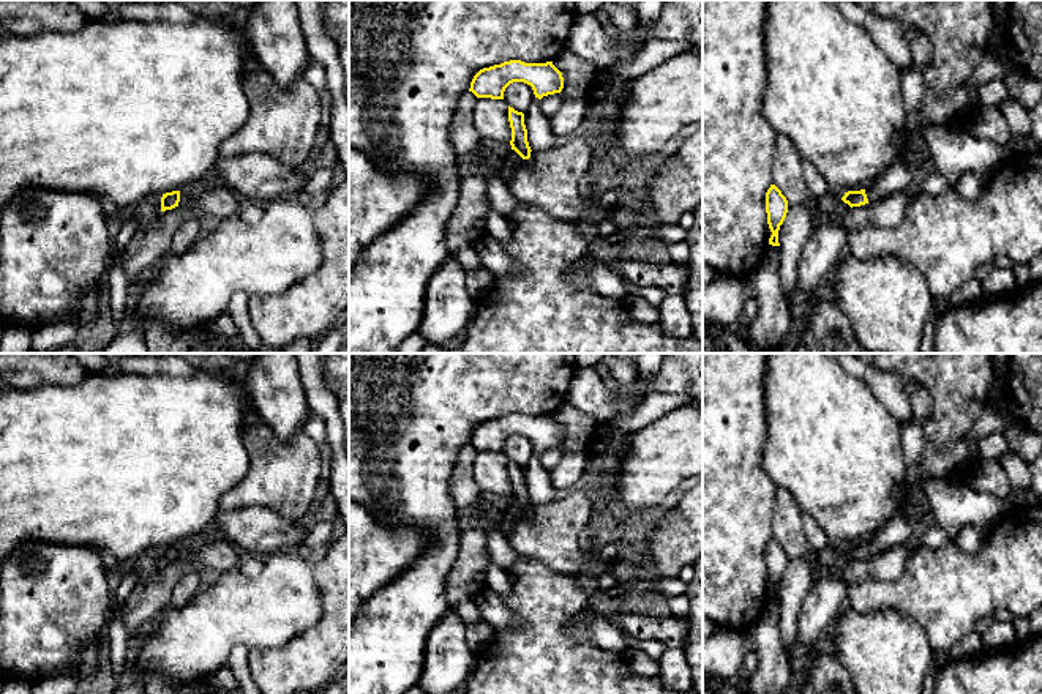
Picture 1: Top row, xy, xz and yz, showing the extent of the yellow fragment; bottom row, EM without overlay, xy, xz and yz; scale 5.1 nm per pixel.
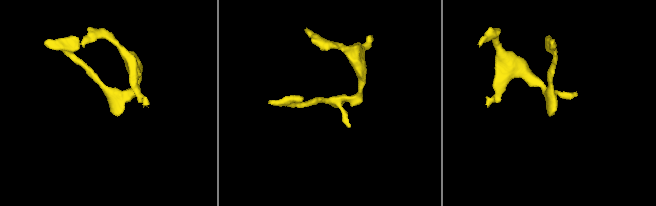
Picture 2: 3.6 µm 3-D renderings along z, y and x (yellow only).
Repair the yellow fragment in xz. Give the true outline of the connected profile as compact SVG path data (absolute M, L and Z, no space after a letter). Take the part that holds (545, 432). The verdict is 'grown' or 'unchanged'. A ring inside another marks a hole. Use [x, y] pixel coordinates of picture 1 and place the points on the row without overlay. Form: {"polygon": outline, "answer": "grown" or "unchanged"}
{"polygon": "M510 413L480 423L474 429L469 445L477 451L504 453L505 442L513 435L530 438L538 453L560 446L564 442L562 426L553 415L524 416L521 413Z", "answer": "unchanged"}

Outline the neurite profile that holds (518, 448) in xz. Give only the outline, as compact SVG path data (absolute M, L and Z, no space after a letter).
M513 435L504 445L504 454L518 465L526 467L535 453L534 443L524 435Z

